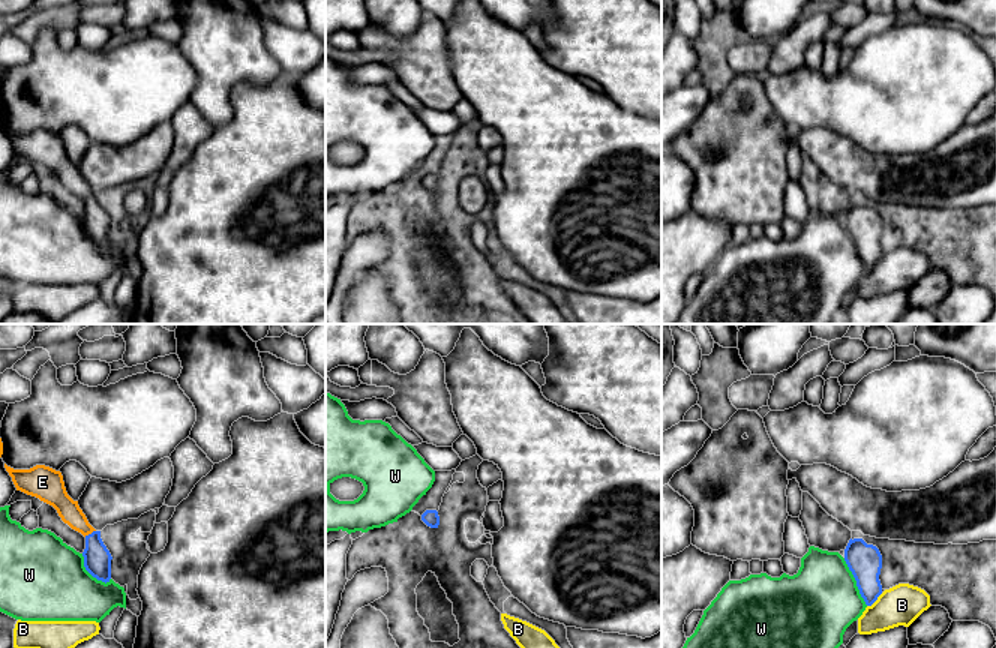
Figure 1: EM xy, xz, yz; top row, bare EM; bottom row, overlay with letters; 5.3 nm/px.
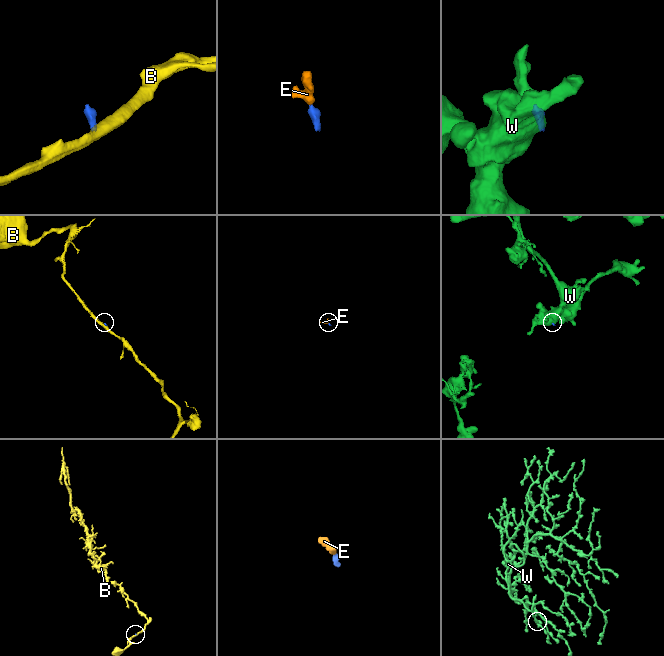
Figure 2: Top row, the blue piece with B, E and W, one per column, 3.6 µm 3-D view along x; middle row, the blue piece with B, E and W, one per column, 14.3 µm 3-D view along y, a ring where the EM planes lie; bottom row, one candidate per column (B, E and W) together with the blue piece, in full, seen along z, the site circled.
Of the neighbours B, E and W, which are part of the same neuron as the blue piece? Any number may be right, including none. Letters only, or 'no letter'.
E

